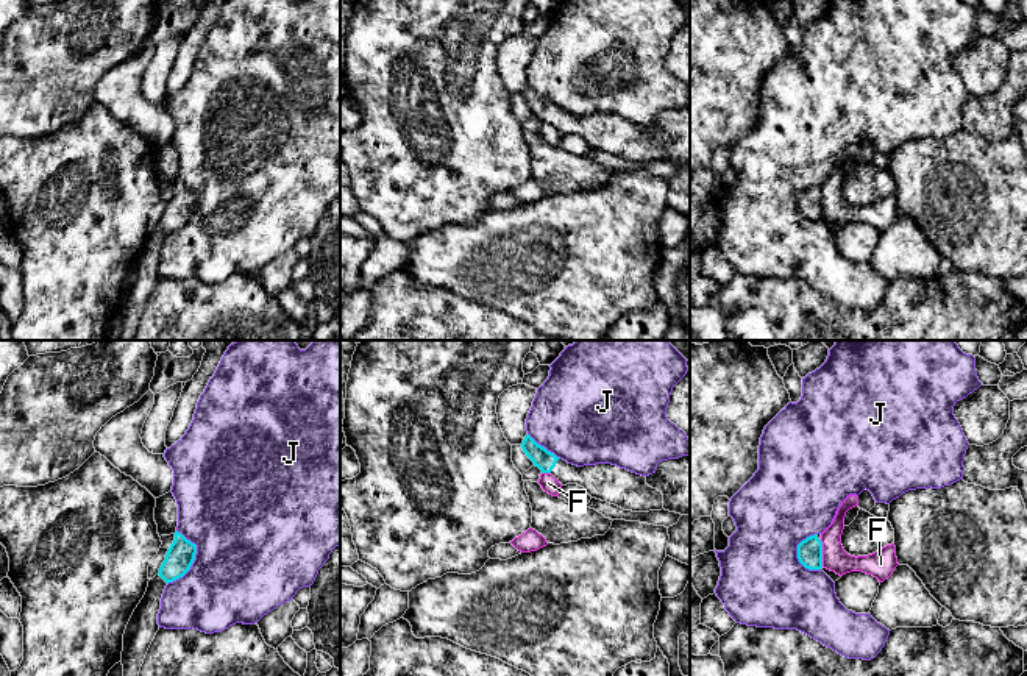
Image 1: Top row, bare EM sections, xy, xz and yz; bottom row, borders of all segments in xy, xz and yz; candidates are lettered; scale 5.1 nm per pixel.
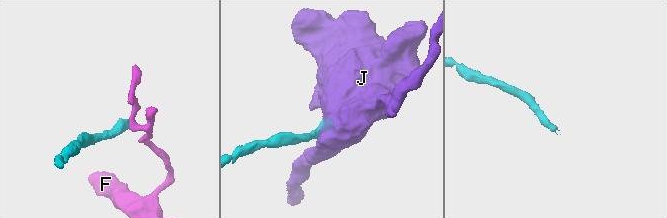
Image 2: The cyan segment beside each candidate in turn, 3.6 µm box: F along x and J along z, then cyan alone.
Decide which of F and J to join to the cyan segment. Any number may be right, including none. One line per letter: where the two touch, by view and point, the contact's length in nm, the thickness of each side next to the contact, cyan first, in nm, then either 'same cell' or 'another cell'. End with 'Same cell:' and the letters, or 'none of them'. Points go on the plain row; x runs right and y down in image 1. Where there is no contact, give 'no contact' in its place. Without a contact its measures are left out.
F: meets cyan in yz at (821, 203); contact 140 nm long; 130 nm thick on the cyan side, 130 nm on the other; another cell
J: meets cyan in xy at (194, 209); contact 300 nm long; 140 nm thick on the cyan side, 500 nm on the other; another cell
Same cell: none of them

